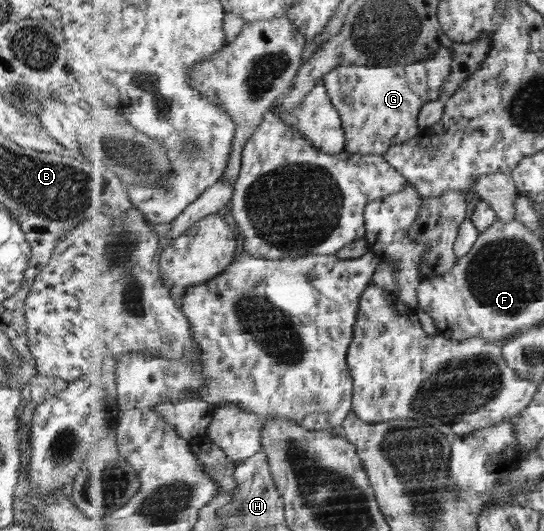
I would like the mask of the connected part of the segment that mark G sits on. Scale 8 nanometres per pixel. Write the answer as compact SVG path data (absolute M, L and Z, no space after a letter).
M444 46L436 50L436 54L432 54L429 58L405 66L402 64L397 66L369 65L364 62L359 66L344 62L333 72L326 74L325 86L335 108L342 116L343 128L346 131L346 150L357 154L384 155L393 146L417 137L421 132L418 118L423 106L443 96L442 86L452 73L454 52L451 46Z

